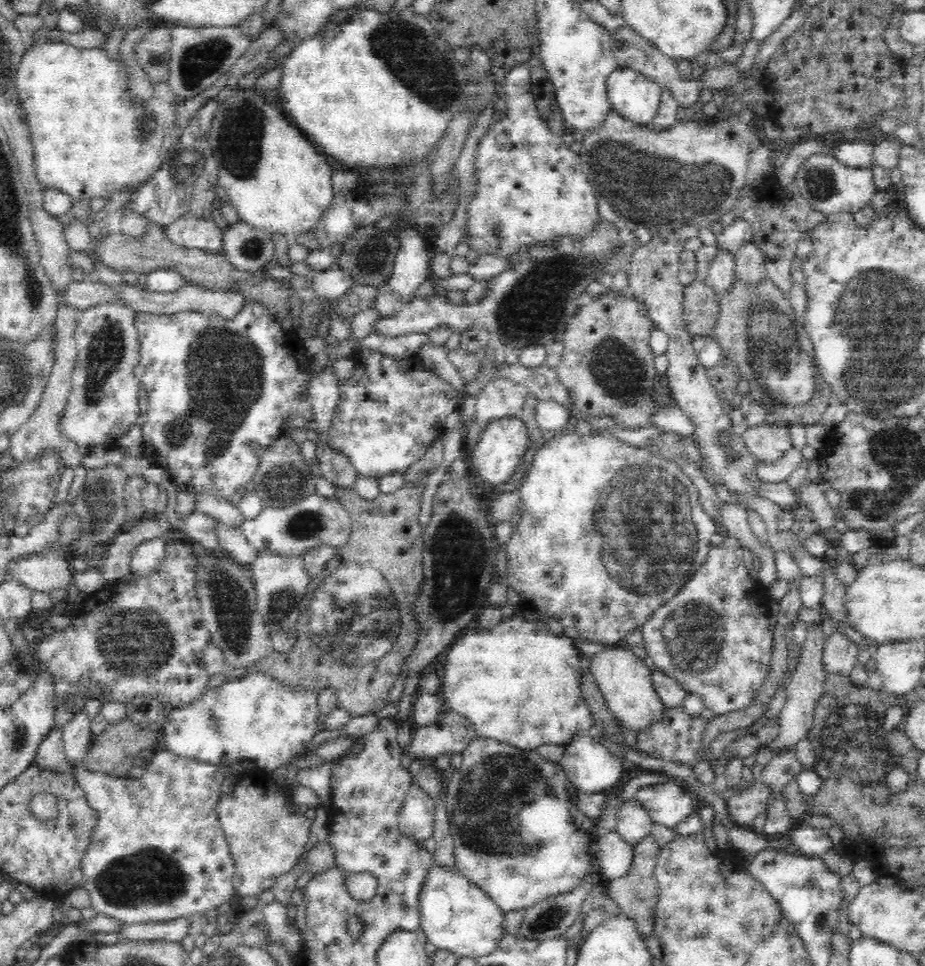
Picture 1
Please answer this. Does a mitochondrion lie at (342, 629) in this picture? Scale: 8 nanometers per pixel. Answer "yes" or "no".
yes

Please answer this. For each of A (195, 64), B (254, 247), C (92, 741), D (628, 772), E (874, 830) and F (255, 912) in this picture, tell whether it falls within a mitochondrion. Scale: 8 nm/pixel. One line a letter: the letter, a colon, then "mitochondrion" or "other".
A: mitochondrion
B: mitochondrion
C: other
D: other
E: other
F: other

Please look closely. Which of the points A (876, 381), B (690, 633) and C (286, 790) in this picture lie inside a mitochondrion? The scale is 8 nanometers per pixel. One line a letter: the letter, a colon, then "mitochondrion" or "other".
A: mitochondrion
B: mitochondrion
C: other

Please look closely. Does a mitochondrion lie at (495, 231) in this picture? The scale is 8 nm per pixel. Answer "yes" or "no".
yes

